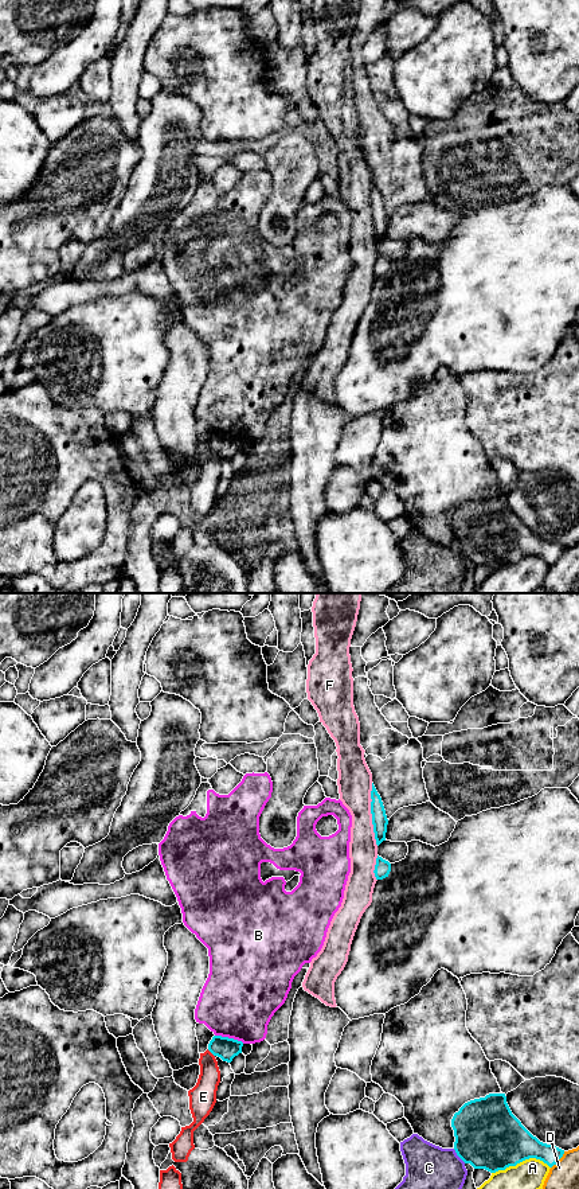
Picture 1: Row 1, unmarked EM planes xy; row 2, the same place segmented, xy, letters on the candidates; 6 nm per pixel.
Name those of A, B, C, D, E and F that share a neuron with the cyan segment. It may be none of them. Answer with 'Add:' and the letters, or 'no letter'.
Add: no letter

